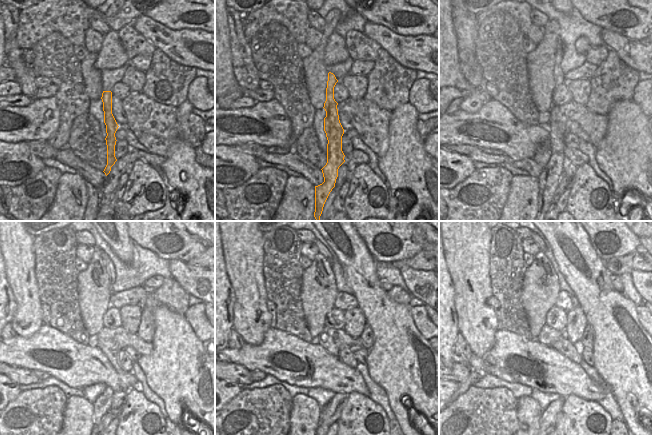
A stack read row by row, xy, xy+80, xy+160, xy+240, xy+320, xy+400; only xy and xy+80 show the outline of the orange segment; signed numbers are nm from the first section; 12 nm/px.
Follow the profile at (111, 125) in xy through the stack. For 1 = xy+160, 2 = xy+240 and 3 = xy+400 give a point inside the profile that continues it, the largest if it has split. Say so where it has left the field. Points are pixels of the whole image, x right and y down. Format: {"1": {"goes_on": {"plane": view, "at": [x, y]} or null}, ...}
{"1": {"goes_on": {"plane": "xy+160", "at": [548, 180]}}, "2": {"goes_on": {"plane": "xy+240", "at": [102, 404]}}, "3": {"goes_on": {"plane": "xy+400", "at": [539, 241]}}}

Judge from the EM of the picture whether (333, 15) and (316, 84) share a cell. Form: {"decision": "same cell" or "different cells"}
{"decision": "same cell"}

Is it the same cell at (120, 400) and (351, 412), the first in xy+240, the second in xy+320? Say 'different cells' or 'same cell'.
different cells

